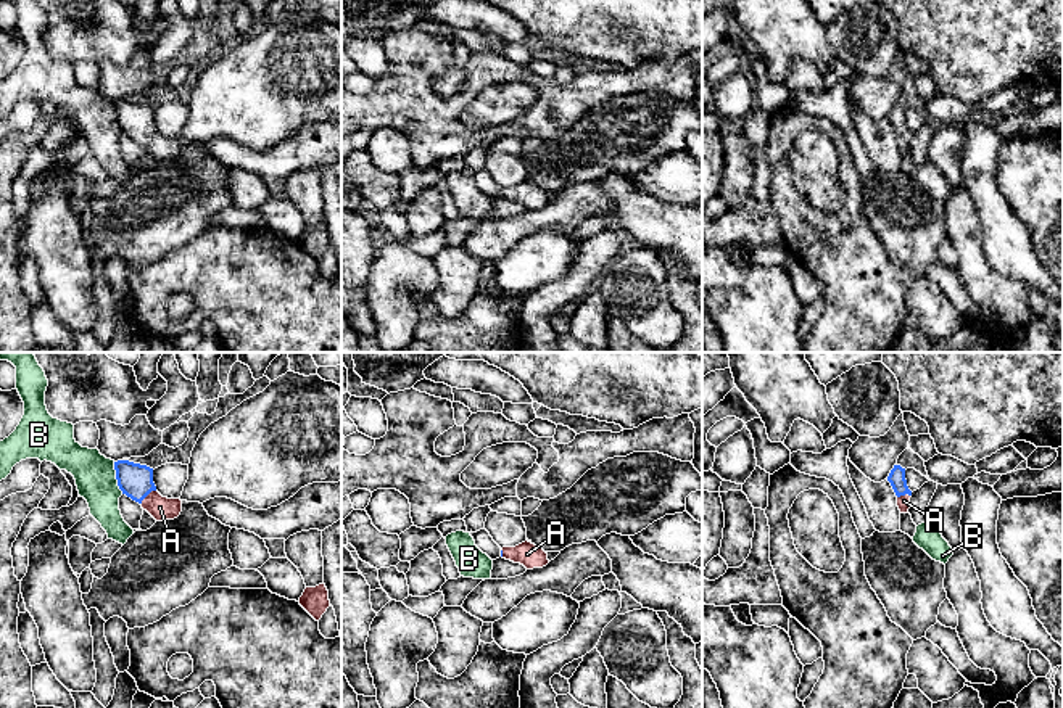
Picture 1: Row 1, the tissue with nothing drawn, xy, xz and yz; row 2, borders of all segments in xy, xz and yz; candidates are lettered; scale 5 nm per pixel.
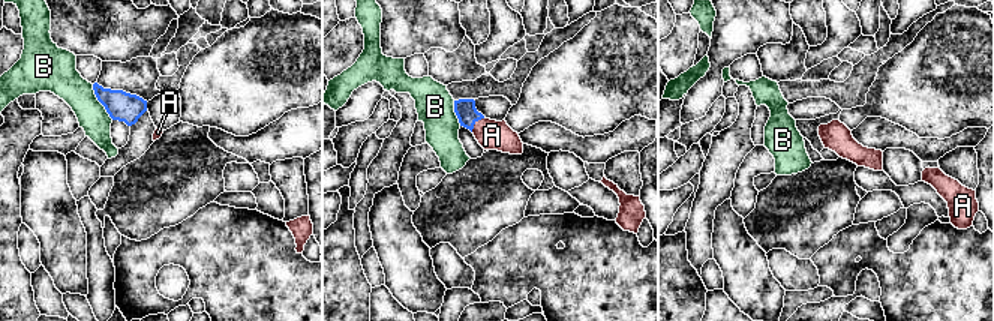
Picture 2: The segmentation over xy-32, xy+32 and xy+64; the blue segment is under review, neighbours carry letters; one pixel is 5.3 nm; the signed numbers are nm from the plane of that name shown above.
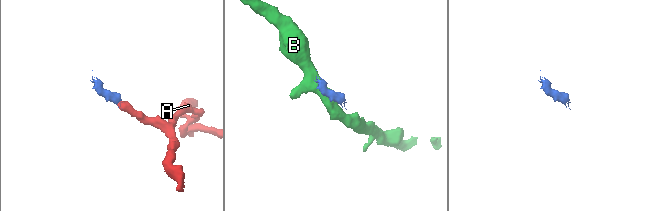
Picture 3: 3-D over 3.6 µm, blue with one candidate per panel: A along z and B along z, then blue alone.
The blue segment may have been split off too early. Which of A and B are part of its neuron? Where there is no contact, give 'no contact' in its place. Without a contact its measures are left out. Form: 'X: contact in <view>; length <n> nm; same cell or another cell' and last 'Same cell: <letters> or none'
A: contact in xy; length 110 nm; same cell
B: contact in xy; length 170 nm; another cell
Same cell: A

